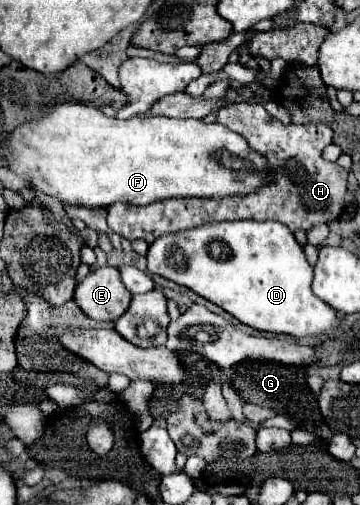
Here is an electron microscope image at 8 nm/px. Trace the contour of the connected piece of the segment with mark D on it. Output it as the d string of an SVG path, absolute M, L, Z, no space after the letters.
M242 219L176 231L156 239L146 259L150 273L192 289L258 331L318 337L342 321L336 309L312 293L312 265L292 231L278 221Z

